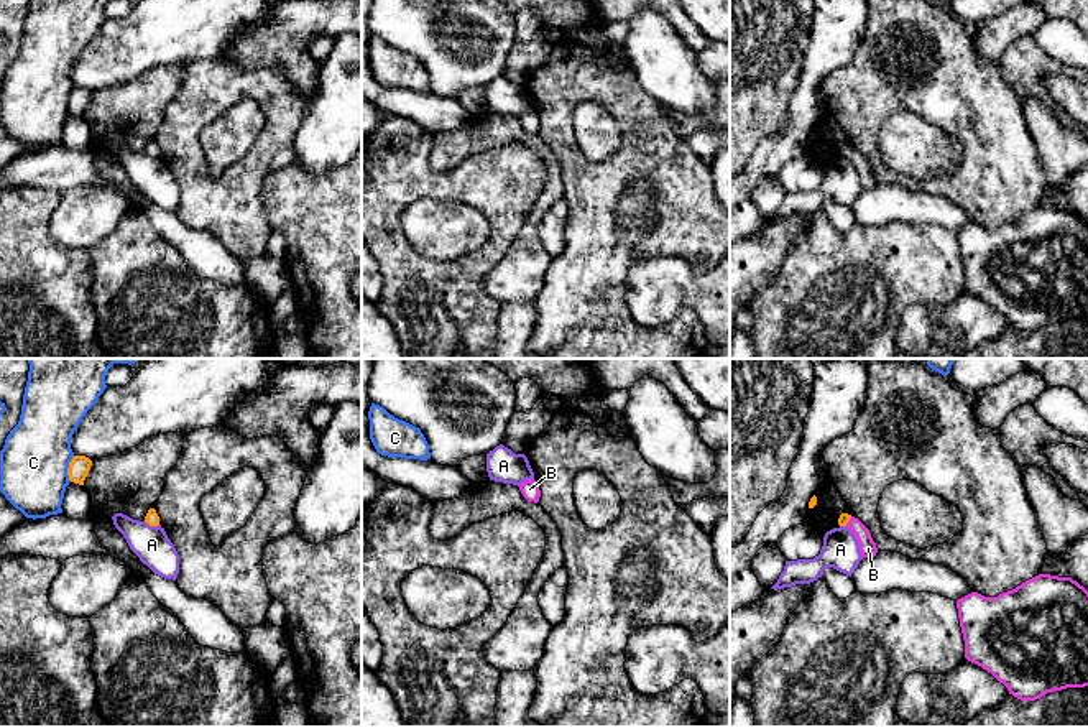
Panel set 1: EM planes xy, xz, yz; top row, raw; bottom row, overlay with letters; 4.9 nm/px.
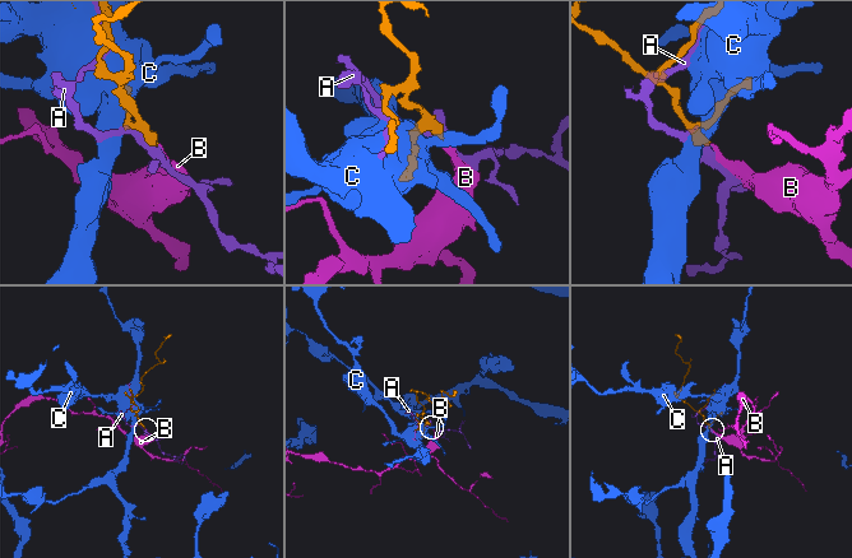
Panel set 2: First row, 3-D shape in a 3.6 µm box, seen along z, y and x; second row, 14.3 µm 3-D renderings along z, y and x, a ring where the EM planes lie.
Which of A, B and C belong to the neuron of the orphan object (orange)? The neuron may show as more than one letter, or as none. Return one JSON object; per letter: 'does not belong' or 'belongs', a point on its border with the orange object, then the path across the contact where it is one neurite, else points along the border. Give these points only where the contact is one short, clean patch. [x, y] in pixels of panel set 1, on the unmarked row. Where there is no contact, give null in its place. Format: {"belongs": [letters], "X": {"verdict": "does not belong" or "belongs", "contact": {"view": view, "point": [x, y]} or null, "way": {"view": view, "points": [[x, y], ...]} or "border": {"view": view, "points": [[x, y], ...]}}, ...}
{"belongs": ["B"], "A": {"verdict": "does not belong", "contact": {"view": "xy", "point": [152, 157]}}, "B": {"verdict": "belongs", "contact": {"view": "yz", "point": [848, 152]}, "way": {"view": "yz", "points": [[843, 150], [848, 152], [863, 166], [868, 180]]}}, "C": {"verdict": "does not belong", "contact": {"view": "xy", "point": [68, 101]}}}

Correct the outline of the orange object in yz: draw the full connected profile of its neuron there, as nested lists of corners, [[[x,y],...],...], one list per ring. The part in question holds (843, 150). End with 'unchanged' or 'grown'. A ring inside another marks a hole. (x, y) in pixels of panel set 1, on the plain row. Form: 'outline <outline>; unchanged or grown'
outline [[[841,145],[838,150],[838,156],[848,158],[855,164],[863,189],[876,188],[876,174],[873,173],[869,161],[858,150],[848,145]]]; grown

